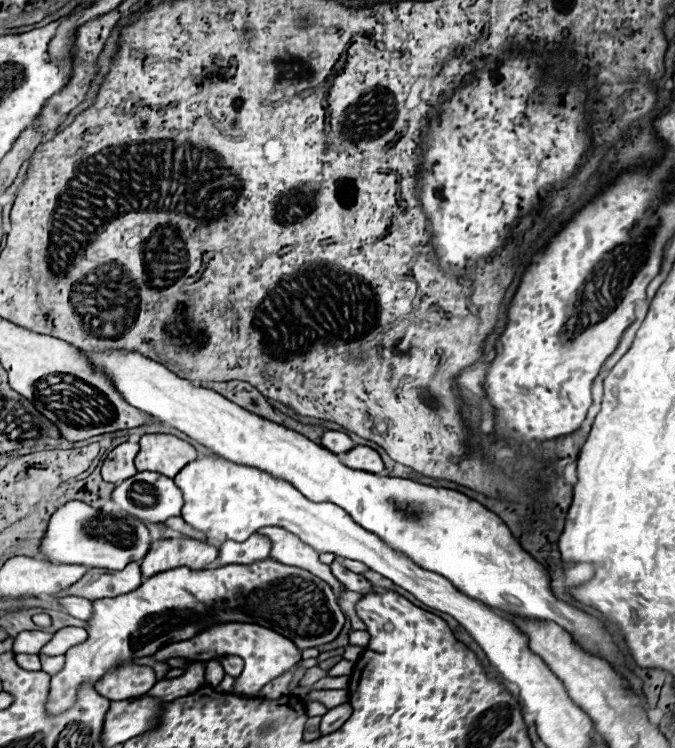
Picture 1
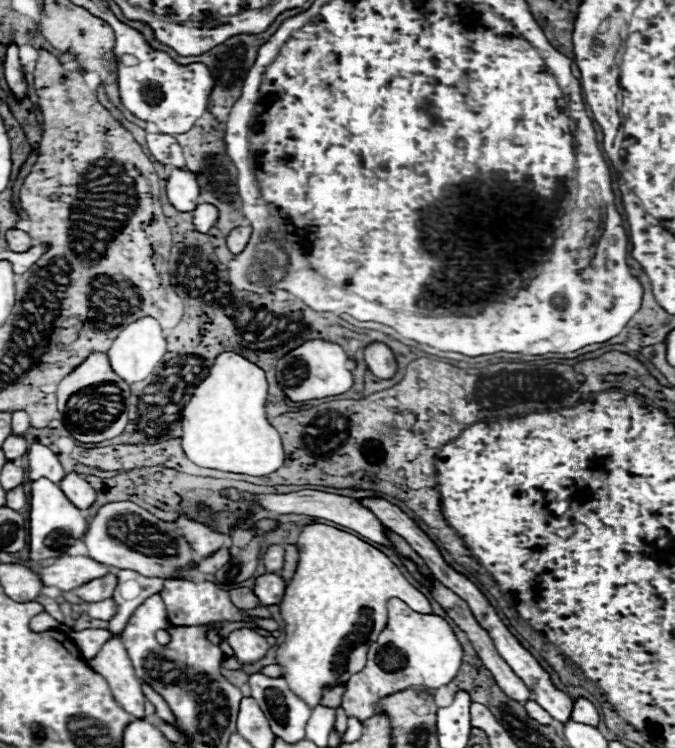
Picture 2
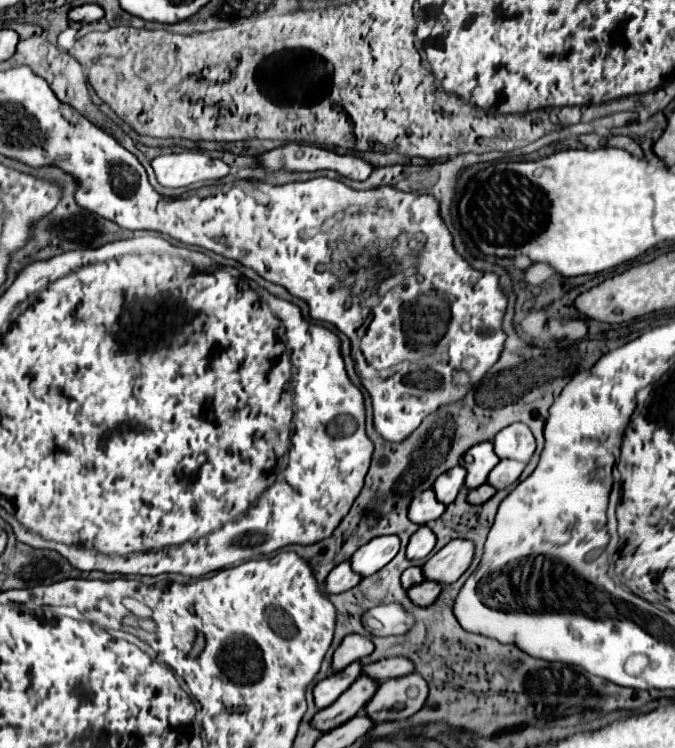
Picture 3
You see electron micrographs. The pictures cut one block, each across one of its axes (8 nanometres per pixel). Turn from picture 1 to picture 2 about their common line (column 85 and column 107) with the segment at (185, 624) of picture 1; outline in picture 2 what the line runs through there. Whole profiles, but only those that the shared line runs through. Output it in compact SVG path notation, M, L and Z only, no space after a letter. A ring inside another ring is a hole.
M118 636L108 640L104 648L96 654L96 658L88 660L88 666L106 678L114 702L122 710L128 710L134 720L144 720L146 698L142 694L140 680L132 668L126 648Z

